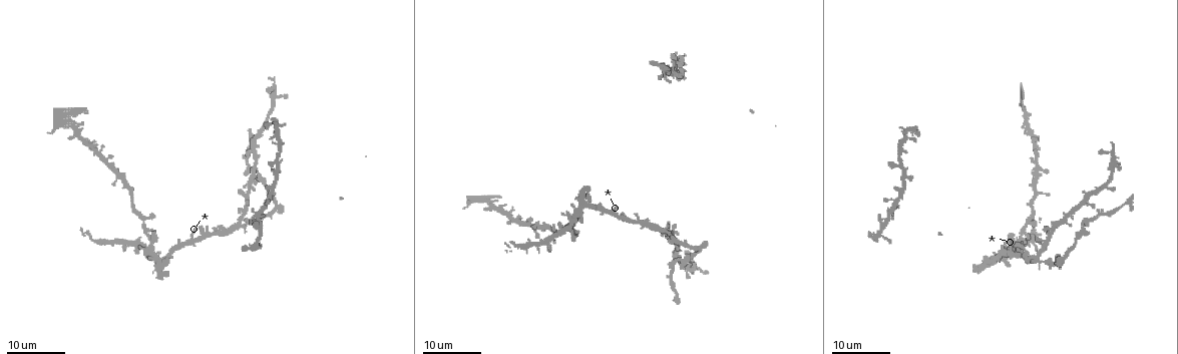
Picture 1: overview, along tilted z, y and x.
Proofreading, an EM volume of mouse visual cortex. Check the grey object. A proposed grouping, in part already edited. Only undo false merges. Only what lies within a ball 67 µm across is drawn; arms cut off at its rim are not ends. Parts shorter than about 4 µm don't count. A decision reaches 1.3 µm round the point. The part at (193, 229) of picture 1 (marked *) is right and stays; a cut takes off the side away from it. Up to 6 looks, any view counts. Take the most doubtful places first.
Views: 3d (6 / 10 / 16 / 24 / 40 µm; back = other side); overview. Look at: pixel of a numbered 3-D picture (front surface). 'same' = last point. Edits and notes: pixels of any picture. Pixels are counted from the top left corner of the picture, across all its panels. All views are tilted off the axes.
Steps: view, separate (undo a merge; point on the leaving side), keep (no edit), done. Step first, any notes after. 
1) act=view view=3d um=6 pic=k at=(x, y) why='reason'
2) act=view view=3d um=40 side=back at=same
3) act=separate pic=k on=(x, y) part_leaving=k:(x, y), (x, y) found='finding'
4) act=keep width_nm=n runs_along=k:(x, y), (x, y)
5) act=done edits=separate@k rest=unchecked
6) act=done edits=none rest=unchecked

act=view view=3d um=16 pic=1 at=(908, 130) why='calibre changes'

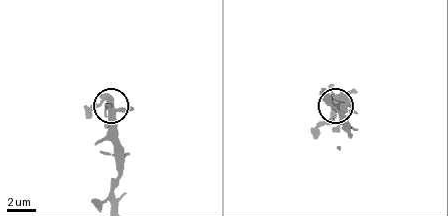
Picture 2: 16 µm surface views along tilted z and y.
act=view view=3d um=10 pic=2 at=(111, 102) why='closer look'

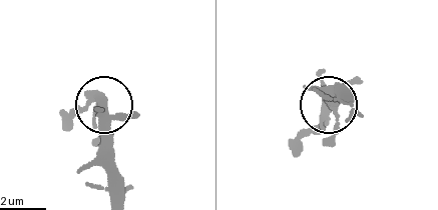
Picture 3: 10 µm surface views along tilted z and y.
act=keep runs_along=3:(116, 195), (115, 155), (104, 106), (99, 103), (66, 119) found='all the same neuron'

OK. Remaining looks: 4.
act=view view=3d um=16 pic=1 at=(1038, 259) why='thin arm on a thick one'

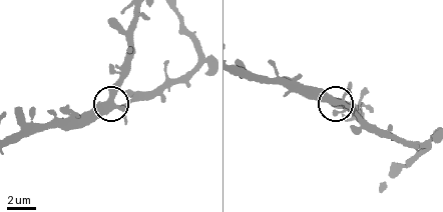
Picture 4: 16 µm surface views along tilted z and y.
act=view view=3d um=10 pic=4 at=(111, 98)

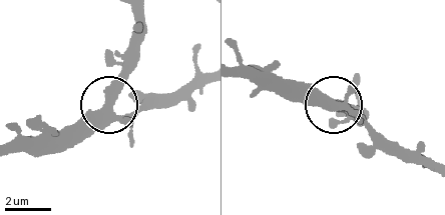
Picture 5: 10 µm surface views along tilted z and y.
act=keep runs_along=5:(14, 147), (81, 138), (137, 59) found='one neuron here'

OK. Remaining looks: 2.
act=view view=3d um=16 pic=1 at=(257, 217) why='two arms at a narrow angle'

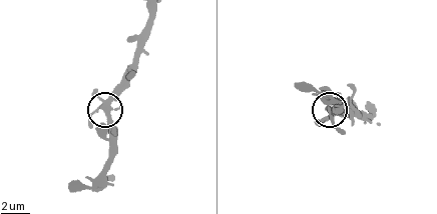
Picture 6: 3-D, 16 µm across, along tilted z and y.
act=view view=3d um=6 pic=6 at=(106, 110)

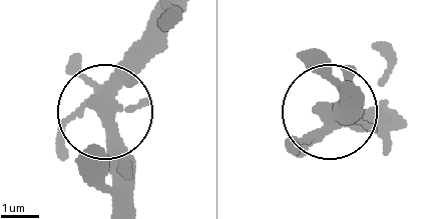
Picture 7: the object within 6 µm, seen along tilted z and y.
act=keep width_nm=310 found='continuous, no second neuron'

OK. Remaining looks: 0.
act=done edits=none rest=unchecked

